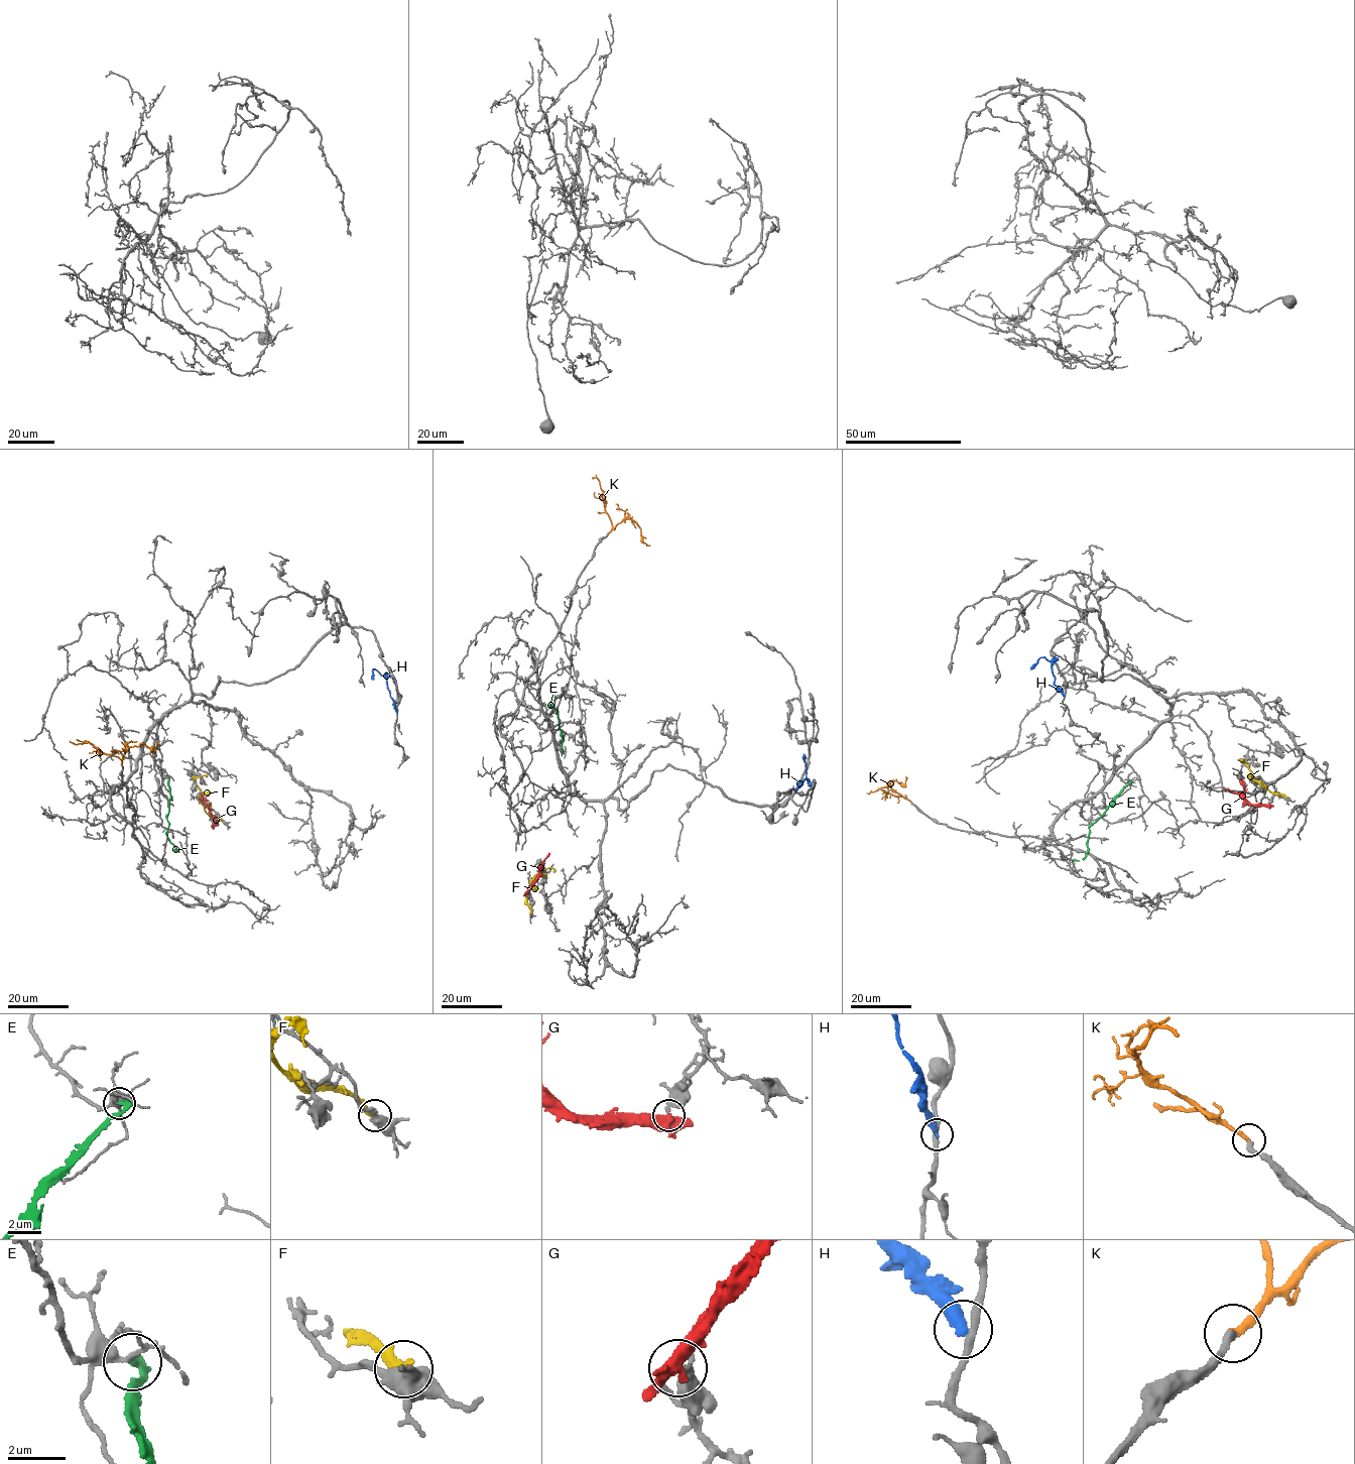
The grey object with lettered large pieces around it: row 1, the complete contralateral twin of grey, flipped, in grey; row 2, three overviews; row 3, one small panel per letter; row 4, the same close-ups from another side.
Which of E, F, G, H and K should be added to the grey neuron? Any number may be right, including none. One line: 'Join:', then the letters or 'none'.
Join: K

